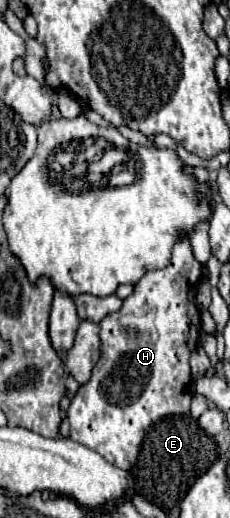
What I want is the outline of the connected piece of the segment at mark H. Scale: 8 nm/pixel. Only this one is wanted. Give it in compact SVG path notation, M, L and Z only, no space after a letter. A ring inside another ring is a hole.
M182 239L172 249L170 265L164 269L148 271L134 285L134 293L128 299L124 299L124 305L116 313L110 313L100 321L102 355L94 365L90 381L80 387L80 391L68 407L70 439L100 453L108 463L124 471L128 471L134 465L146 429L152 423L156 423L162 417L186 415L190 411L190 401L194 395L190 355L194 351L194 345L188 341L188 335L200 333L200 313L194 303L200 283L200 271L202 267L192 255L190 241Z

